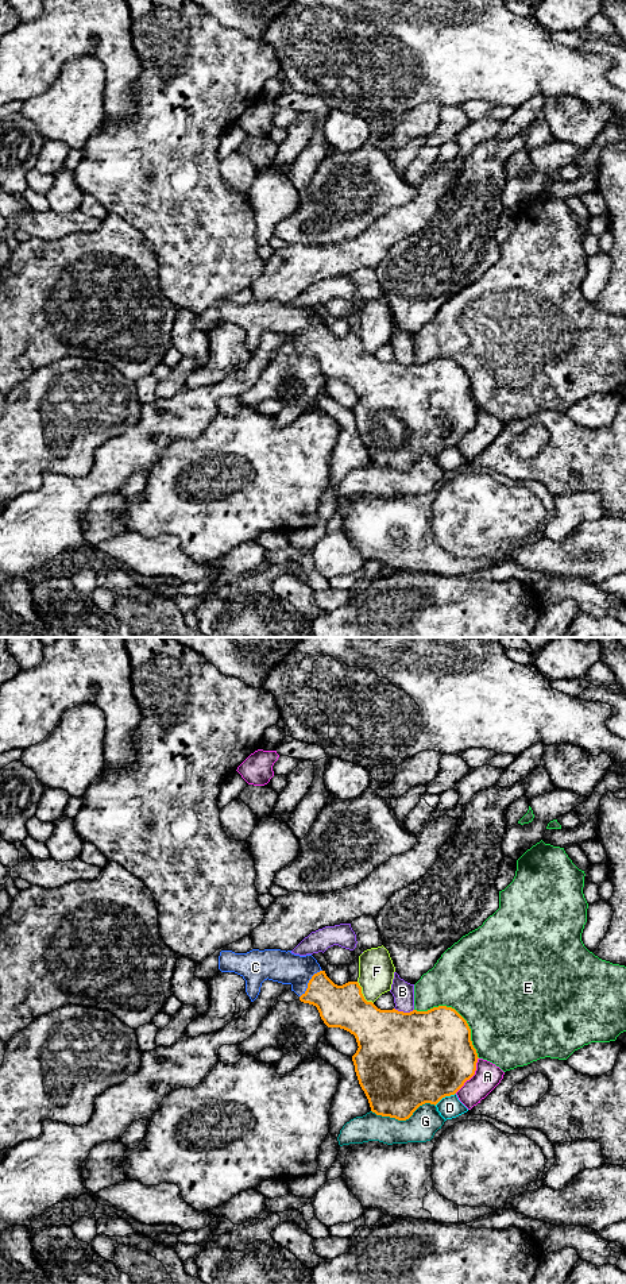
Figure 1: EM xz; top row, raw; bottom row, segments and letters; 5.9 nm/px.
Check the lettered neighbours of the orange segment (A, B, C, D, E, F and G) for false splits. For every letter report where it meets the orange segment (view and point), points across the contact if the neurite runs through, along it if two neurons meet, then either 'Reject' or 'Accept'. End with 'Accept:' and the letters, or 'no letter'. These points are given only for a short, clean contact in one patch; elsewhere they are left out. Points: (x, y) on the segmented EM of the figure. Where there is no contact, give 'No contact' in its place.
A: Touches orange at xz (472, 1075). Reject
B: Touches orange at xz (402, 1011). Reject
C: Touches orange at xz (309, 982). Path across: xz (343, 1006), (335, 1003), (309, 982), (298, 971), (283, 967). Accept
D: Touches orange at xz (444, 1097). Reject
E: Touches orange at xz (459, 1014). Reject
F: Touches orange at xz (362, 994). Reject
G: Touches orange at xz (402, 1119). Reject
Accept: C

